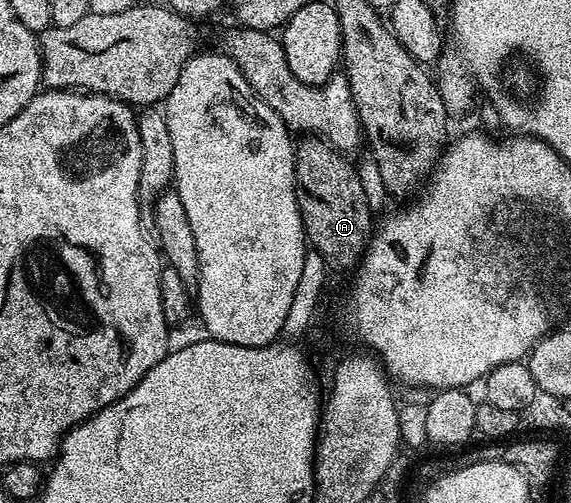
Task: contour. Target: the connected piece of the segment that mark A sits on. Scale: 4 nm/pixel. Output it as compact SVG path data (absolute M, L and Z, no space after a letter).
M303 136L296 145L294 175L301 190L298 206L307 242L332 268L350 271L362 260L376 221L370 218L372 211L355 162L345 161L342 157L345 156L321 137Z

